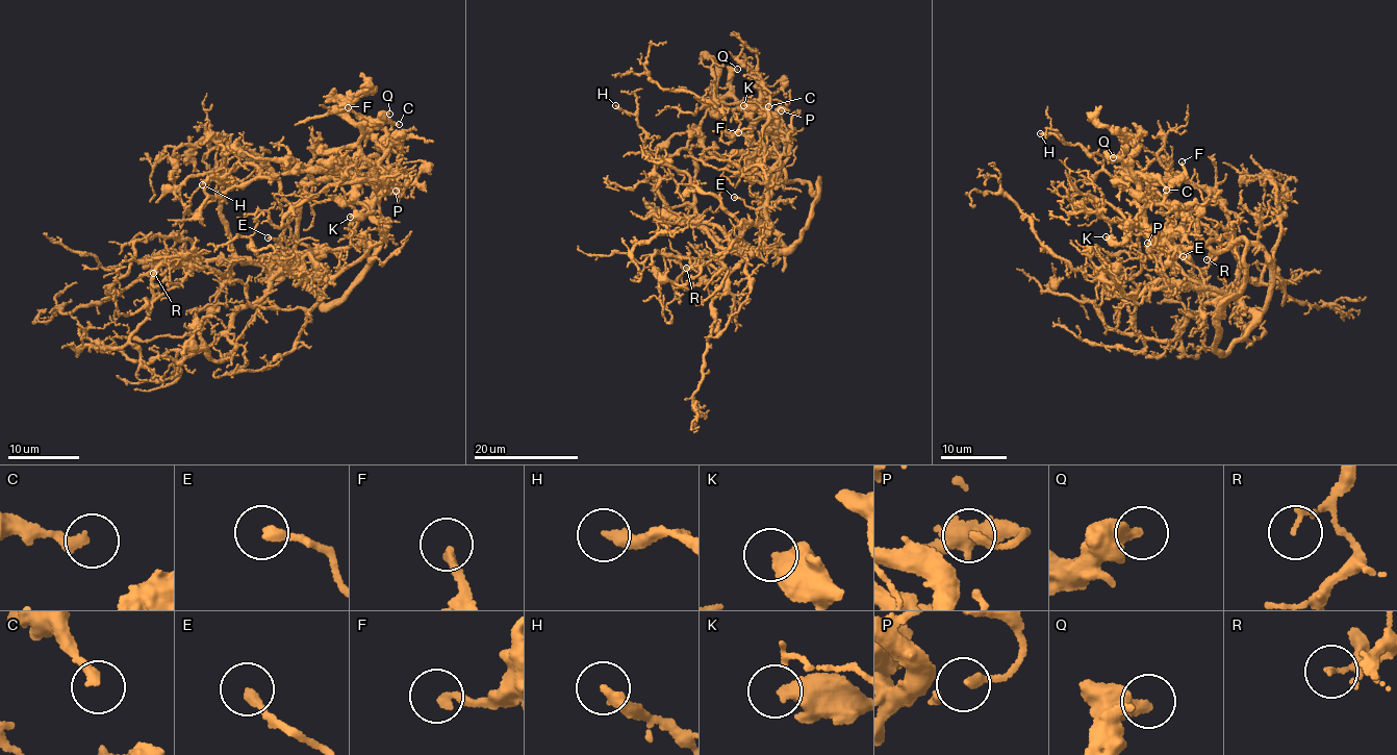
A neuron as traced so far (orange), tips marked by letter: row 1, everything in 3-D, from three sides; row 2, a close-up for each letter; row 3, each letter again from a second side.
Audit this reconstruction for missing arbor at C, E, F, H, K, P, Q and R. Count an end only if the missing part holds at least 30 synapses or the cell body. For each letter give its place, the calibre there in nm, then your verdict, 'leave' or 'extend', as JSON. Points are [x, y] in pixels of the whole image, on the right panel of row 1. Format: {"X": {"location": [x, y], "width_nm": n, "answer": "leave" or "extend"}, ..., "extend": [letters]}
{"C": {"location": [1166, 190], "width_nm": 280, "answer": "leave"}, "E": {"location": [1183, 256], "width_nm": 260, "answer": "leave"}, "F": {"location": [1182, 161], "width_nm": 280, "answer": "leave"}, "H": {"location": [1040, 133], "width_nm": 320, "answer": "leave"}, "K": {"location": [1106, 236], "width_nm": 440, "answer": "leave"}, "P": {"location": [1147, 243], "width_nm": 200, "answer": "leave"}, "Q": {"location": [1113, 157], "width_nm": 440, "answer": "leave"}, "R": {"location": [1207, 259], "width_nm": 120, "answer": "leave"}, "extend": []}

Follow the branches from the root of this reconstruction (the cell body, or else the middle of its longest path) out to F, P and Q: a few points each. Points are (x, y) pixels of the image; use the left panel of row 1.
F: (289, 253), (302, 184), (327, 176), (344, 180), (379, 176), (387, 170), (387, 132), (383, 149), (348, 107)
P: (289, 253), (302, 184), (373, 176), (388, 183), (382, 192), (386, 176), (400, 174), (407, 184), (396, 191)
Q: (289, 253), (302, 184), (373, 176), (387, 187), (359, 140), (364, 123), (389, 114)

